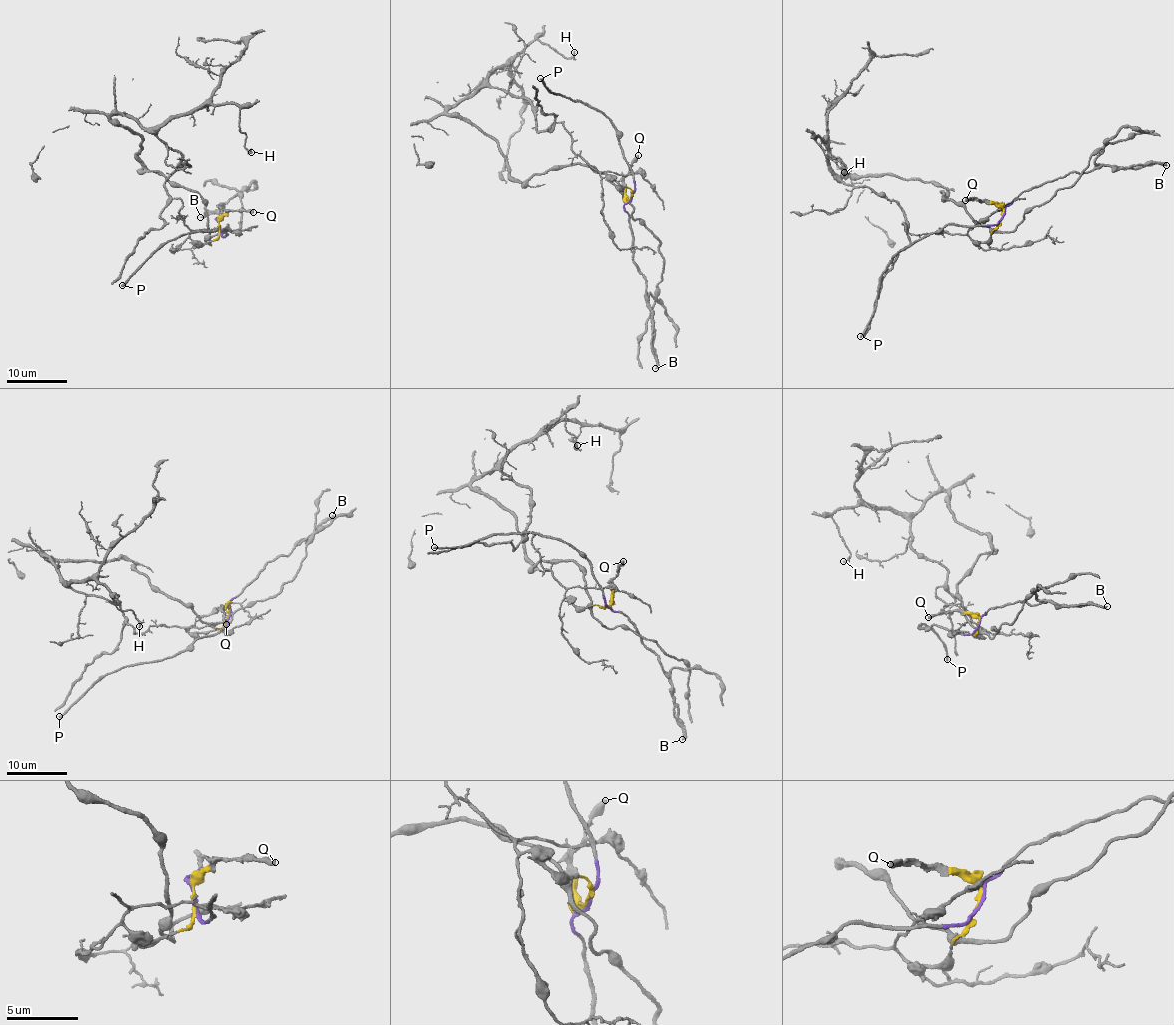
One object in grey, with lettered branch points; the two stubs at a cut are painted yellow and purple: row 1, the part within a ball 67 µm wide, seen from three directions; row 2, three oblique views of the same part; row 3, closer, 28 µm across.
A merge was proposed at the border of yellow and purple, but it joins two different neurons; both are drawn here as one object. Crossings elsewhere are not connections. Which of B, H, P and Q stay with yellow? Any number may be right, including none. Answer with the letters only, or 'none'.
H, Q

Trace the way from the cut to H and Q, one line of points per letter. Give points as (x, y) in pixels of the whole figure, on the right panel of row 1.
H: (1002, 216), (982, 242), (911, 234), (895, 201), (832, 175), (818, 136), (844, 173)
Q: (1002, 216), (1000, 207), (975, 199), (965, 200)

